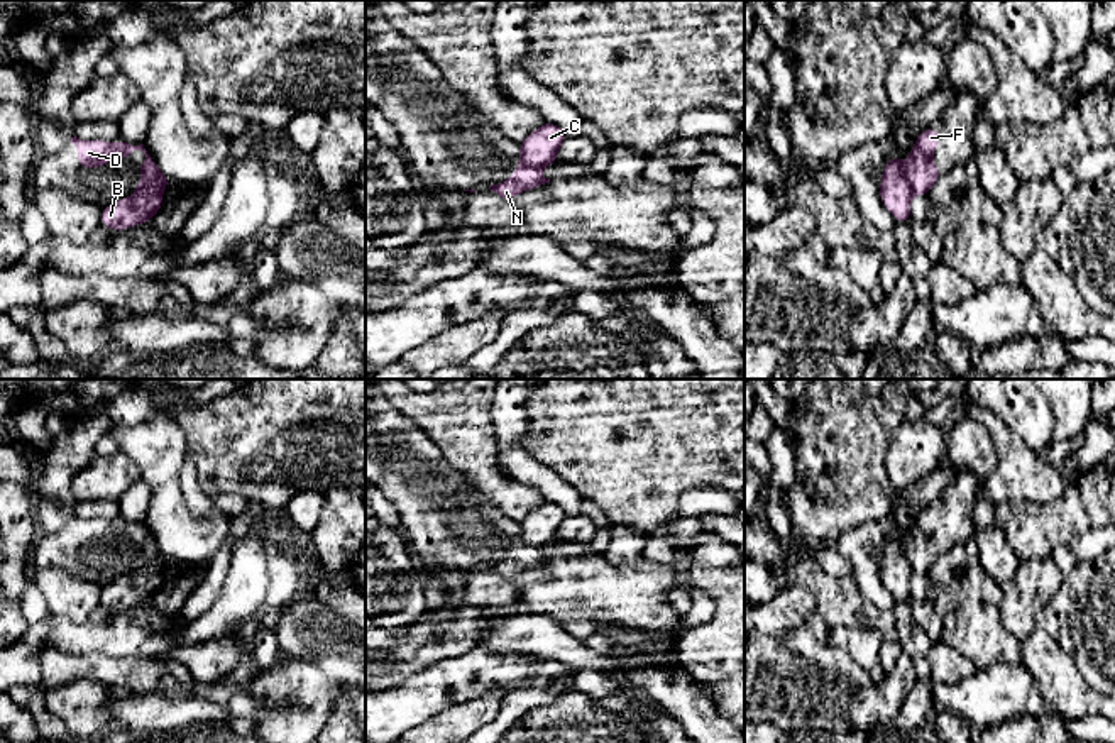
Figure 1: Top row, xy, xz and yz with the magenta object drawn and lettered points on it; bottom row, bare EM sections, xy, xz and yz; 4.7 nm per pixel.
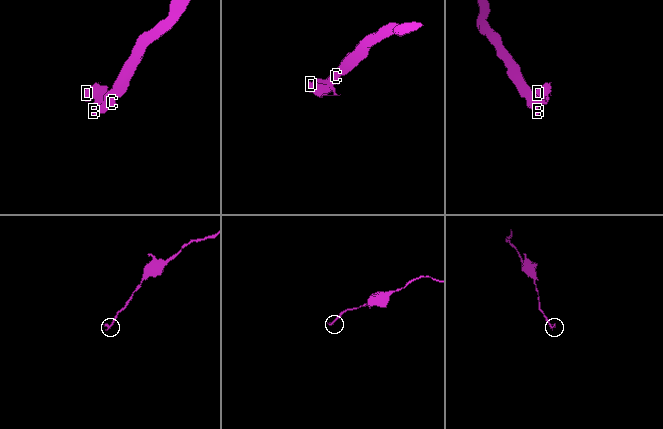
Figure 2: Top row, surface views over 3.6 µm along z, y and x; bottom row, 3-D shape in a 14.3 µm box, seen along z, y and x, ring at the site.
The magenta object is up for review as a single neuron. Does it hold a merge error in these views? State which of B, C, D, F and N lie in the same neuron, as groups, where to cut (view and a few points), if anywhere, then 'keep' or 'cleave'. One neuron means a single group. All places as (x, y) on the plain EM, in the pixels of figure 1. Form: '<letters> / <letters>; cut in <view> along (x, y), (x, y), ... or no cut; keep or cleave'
B C / D F N; cut in yz along (902, 545), (902, 552), (914, 572); cleave

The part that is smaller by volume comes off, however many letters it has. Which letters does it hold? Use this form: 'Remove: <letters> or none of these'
Remove: D, F, N

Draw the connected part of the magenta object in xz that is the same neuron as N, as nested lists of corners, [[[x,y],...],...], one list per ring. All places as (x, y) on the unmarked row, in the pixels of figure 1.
[[[518,545],[514,548],[514,553],[503,562],[497,564],[491,564],[491,570],[494,570],[496,574],[499,574],[504,579],[511,579],[514,577],[518,572],[526,570],[526,569],[533,569],[540,564],[548,562],[550,559],[547,559],[541,553],[541,547],[533,547],[533,545]]]

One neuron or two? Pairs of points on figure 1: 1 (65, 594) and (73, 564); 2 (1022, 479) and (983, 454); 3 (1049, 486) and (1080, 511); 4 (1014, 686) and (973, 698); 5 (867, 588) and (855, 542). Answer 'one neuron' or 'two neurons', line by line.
1: two neurons
2: two neurons
3: two neurons
4: one neuron
5: one neuron

